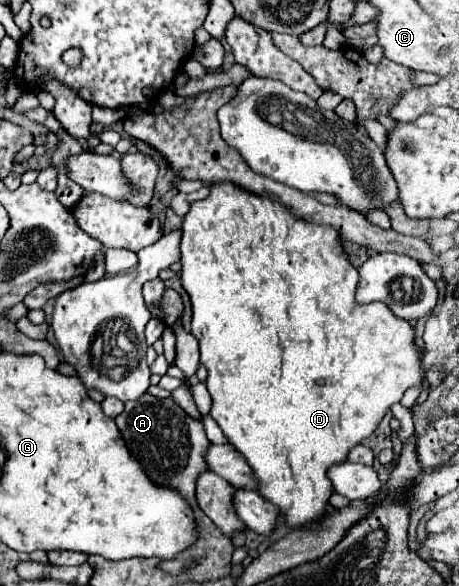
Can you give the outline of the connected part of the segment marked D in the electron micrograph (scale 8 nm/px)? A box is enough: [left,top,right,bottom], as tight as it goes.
[181,184,425,530]

